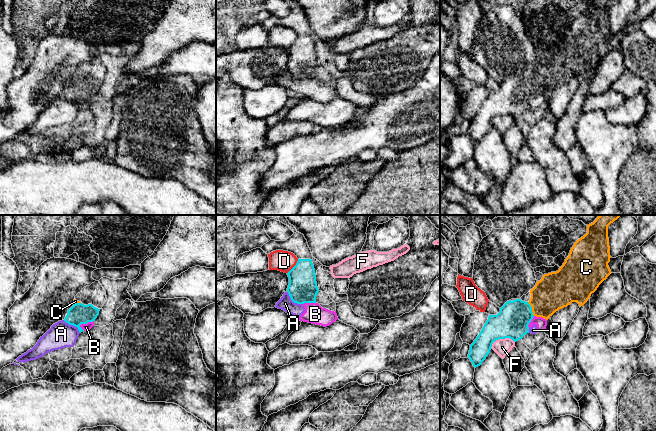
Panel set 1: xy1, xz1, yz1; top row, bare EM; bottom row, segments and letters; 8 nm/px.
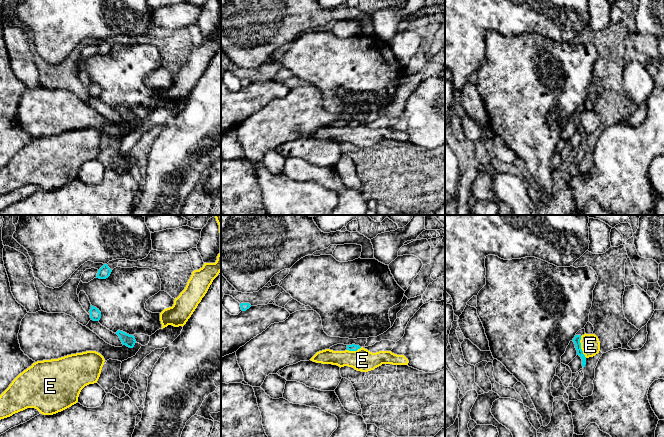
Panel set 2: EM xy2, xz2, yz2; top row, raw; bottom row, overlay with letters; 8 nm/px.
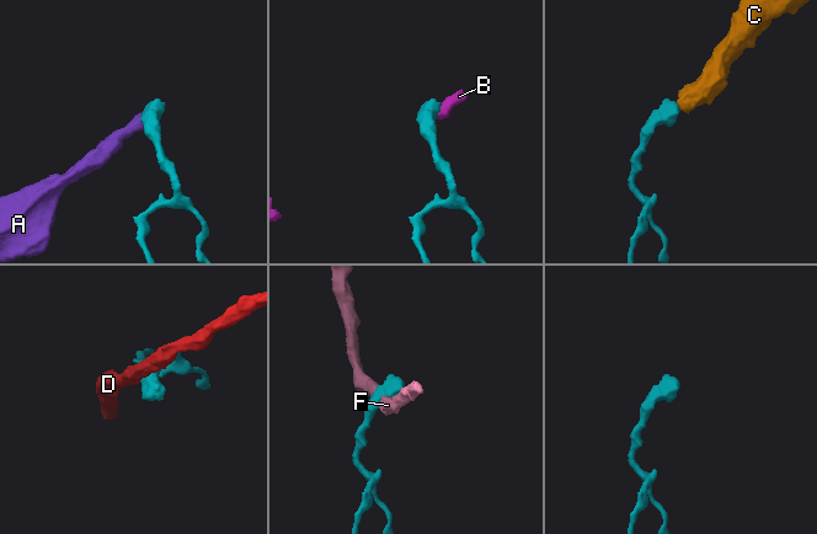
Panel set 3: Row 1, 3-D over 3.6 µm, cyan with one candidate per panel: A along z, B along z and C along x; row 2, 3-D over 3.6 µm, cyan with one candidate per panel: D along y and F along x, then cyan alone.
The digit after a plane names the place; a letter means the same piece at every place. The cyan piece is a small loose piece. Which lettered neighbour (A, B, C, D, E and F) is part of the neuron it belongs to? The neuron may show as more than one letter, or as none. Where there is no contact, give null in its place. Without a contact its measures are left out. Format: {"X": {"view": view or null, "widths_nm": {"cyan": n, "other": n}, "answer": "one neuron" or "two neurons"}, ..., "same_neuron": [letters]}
{"A": {"view": "xy1", "widths_nm": {"cyan": 170, "other": 200}, "answer": "two neurons"}, "B": {"view": "xy1", "widths_nm": {"cyan": 170, "other": 60}, "answer": "two neurons"}, "C": {"view": "yz1", "widths_nm": {"cyan": 260, "other": 300}, "answer": "one neuron"}, "D": {"view": "xz1", "widths_nm": {"cyan": 240, "other": 170}, "answer": "two neurons"}, "E": {"view": "yz2", "widths_nm": {"cyan": 60, "other": 160}, "answer": "two neurons"}, "F": {"view": "yz1", "widths_nm": {"cyan": 260, "other": 140}, "answer": "two neurons"}, "same_neuron": ["C"]}

